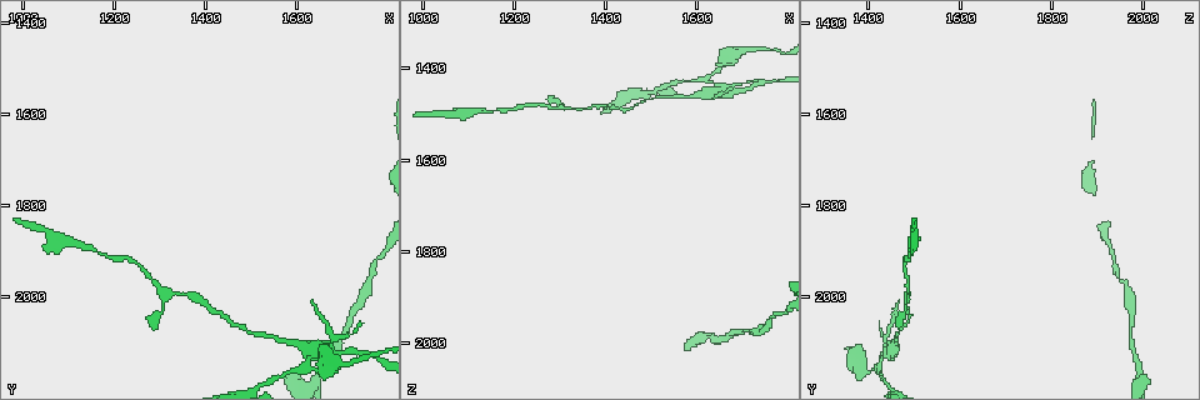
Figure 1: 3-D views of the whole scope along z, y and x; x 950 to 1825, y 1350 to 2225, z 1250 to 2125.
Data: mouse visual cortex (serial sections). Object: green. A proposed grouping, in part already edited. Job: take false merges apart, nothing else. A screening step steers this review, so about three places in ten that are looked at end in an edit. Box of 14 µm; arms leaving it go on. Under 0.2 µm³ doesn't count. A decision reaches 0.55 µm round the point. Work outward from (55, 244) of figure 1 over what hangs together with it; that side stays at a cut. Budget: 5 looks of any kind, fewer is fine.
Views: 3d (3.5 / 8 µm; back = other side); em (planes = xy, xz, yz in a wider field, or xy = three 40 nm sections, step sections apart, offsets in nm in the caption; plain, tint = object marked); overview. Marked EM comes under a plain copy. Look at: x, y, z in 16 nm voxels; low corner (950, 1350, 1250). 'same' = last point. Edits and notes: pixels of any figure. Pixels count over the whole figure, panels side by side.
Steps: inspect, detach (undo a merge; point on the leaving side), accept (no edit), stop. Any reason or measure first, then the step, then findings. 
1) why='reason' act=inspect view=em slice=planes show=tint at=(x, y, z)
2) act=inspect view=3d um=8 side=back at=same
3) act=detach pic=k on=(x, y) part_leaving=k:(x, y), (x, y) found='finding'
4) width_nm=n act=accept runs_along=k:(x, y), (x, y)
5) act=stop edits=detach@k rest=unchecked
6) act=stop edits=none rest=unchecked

why='thin neck' act=inspect view=3d um=3.5 side=back at=(1155, 1890, 1495)

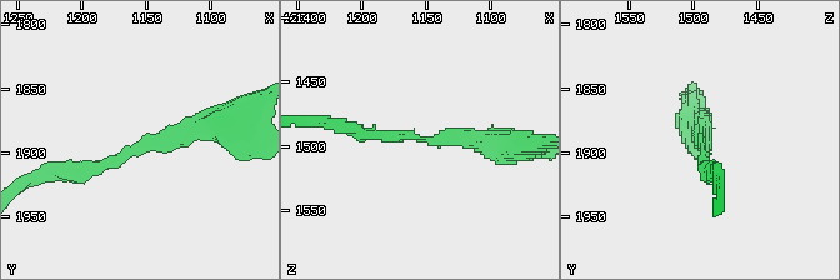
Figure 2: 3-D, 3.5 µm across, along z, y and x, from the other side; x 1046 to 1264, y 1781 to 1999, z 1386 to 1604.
arm_widths_nm=150,250 why='now the EM' act=inspect view=em slice=xy step=2 show=tint at=(1154, 1896, 1496)

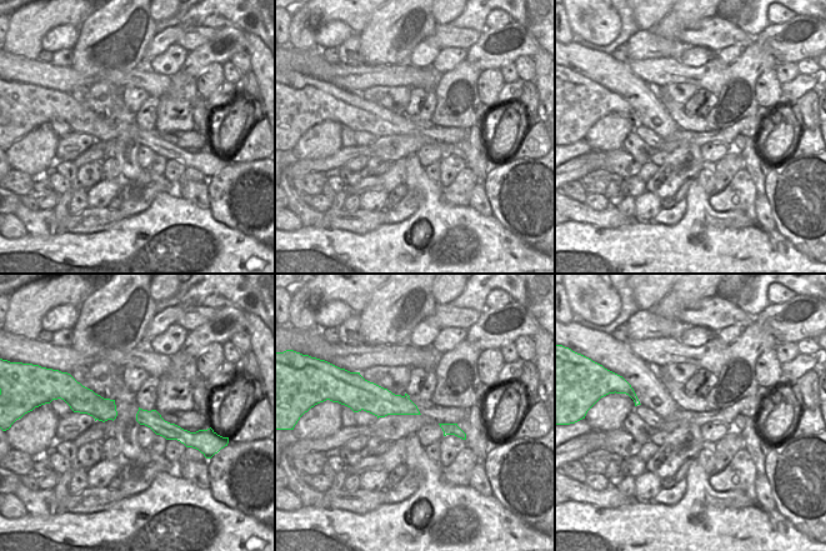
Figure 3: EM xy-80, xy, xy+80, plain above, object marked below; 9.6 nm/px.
act=accept runs_along=2:(220, 123), (66, 173) found='one cell here'

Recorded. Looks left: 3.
why='three-way junction' act=inspect view=3d um=3.5 at=(1625, 2140, 1425)

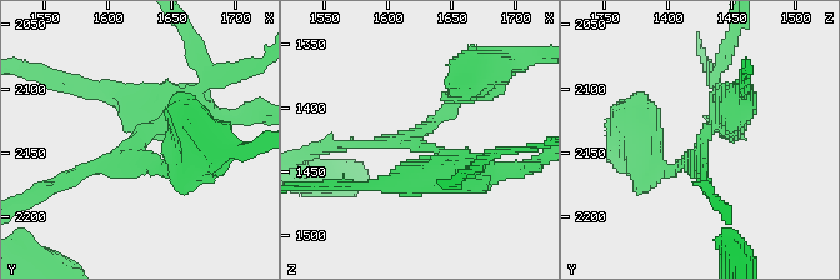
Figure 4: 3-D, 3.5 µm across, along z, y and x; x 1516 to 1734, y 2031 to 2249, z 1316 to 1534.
arms=3 arm_widths_nm=150,150,400 why='need the tissue' act=inspect view=em slice=xy step=5 show=tint at=(1620, 2146, 1426)

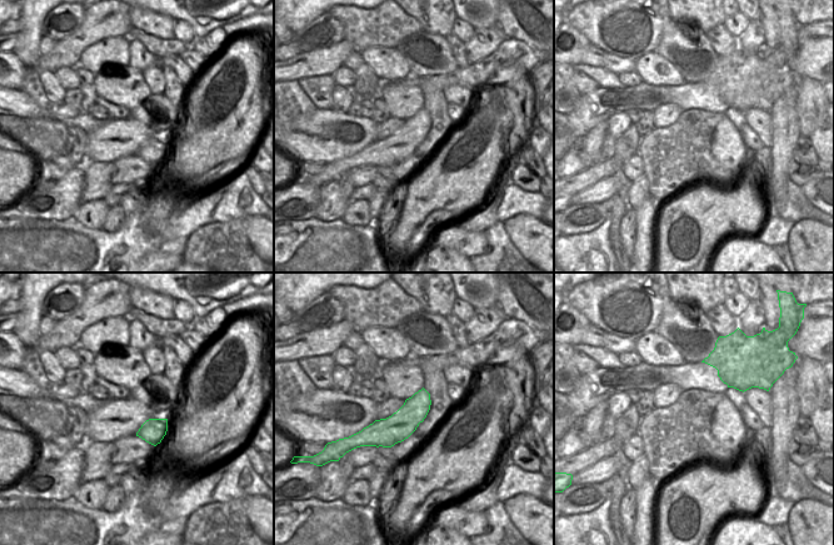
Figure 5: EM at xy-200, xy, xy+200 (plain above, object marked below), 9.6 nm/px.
width_nm=280 act=detach pic=4 on=(141, 154) part_leaving=4:(164, 125), (134, 155), (184, 163) found='a second cell is stuck on'

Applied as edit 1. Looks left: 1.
act=stop edits=detach@4 rest=unchecked

